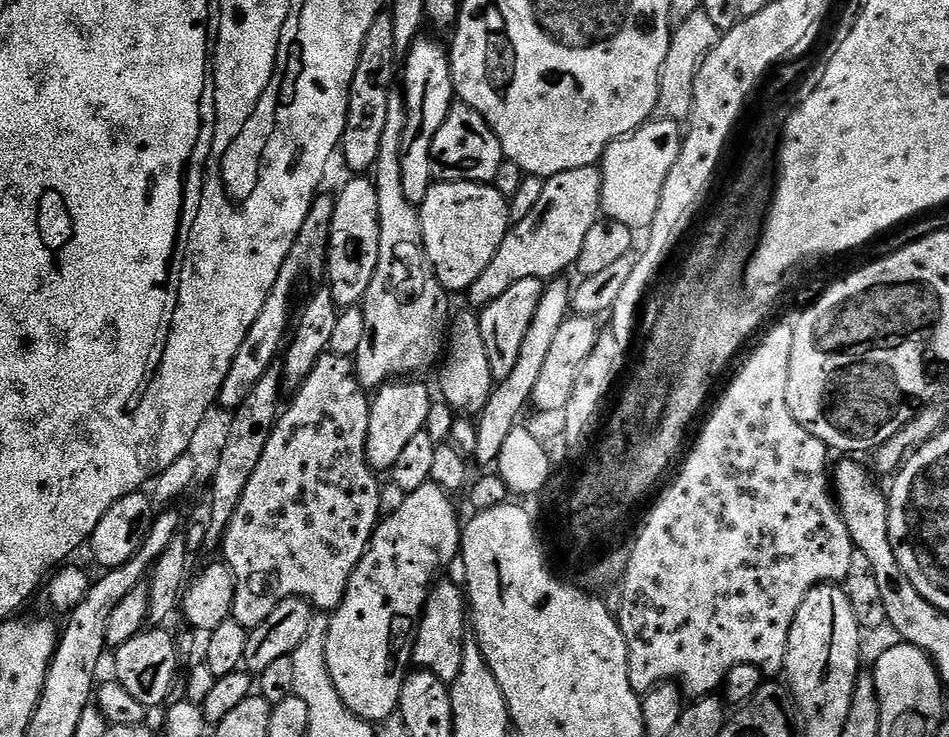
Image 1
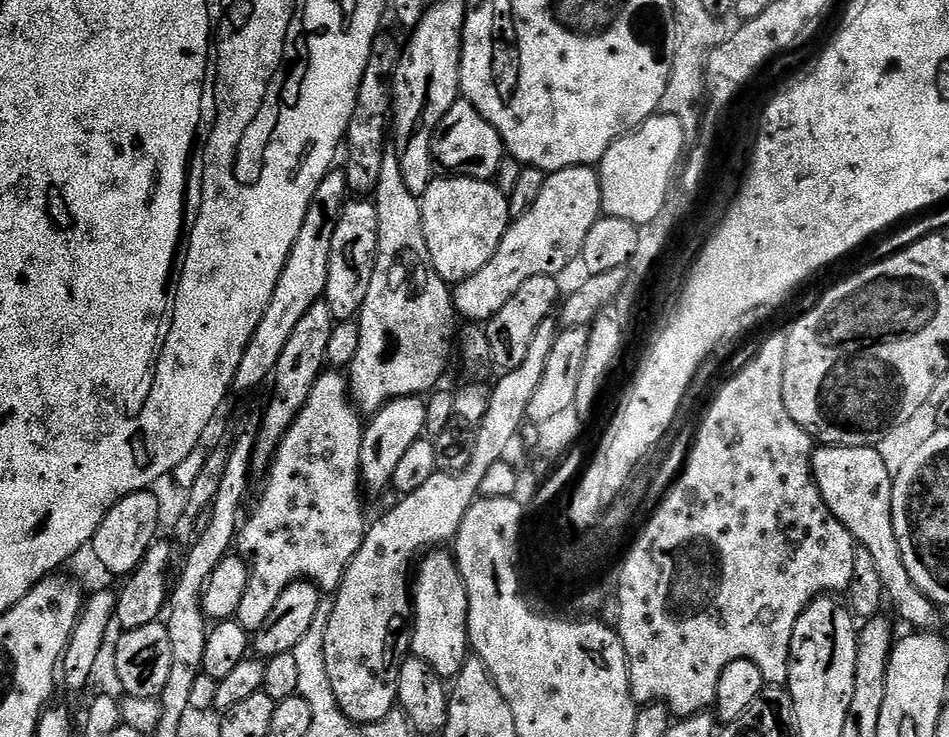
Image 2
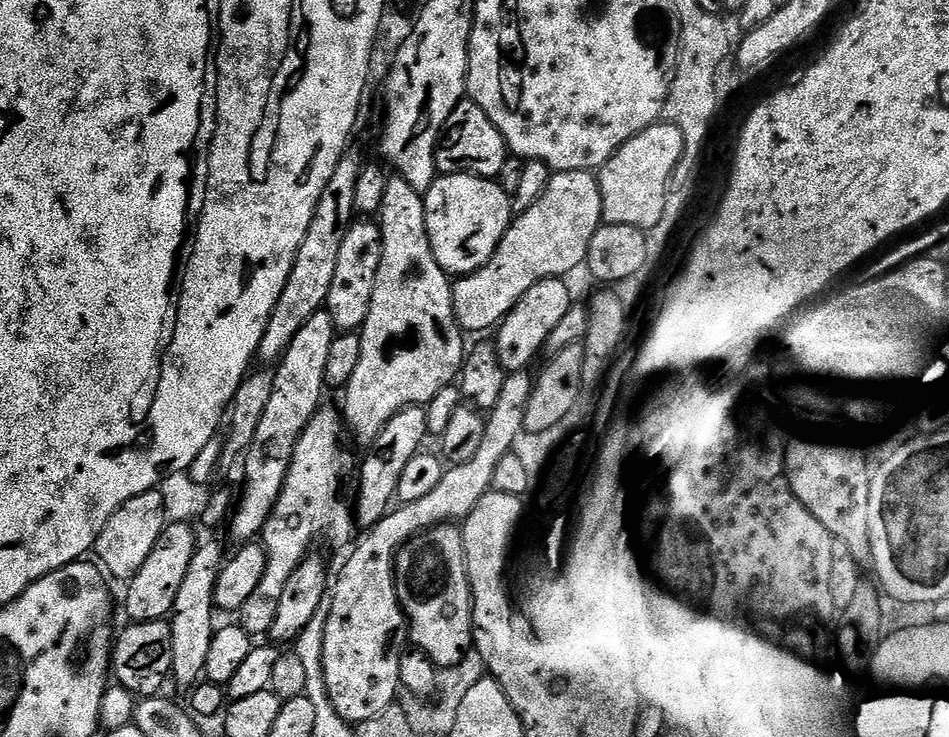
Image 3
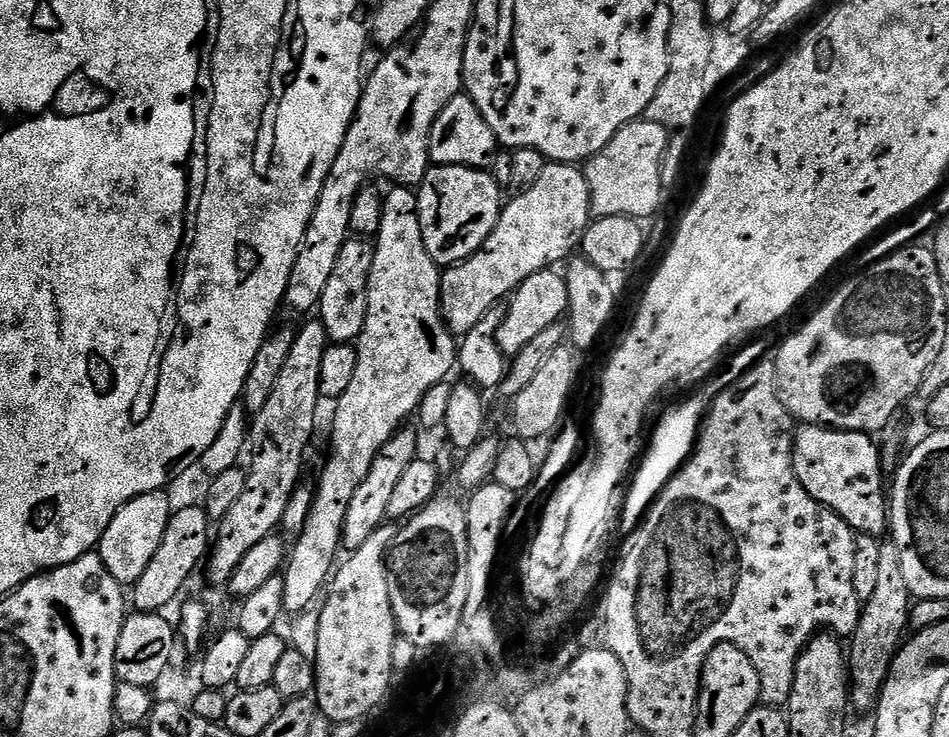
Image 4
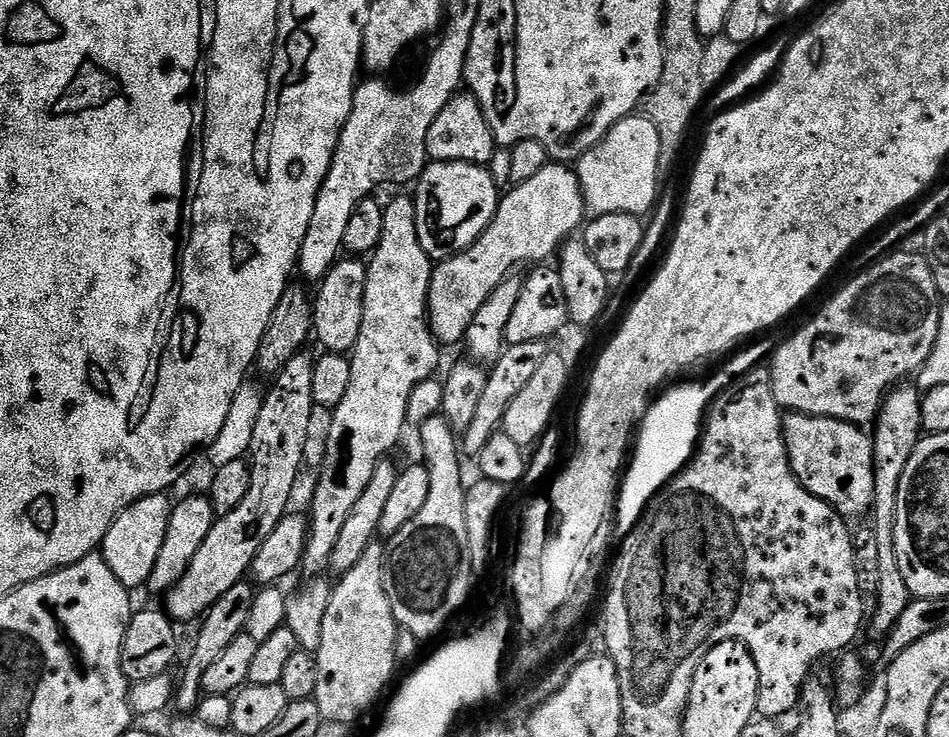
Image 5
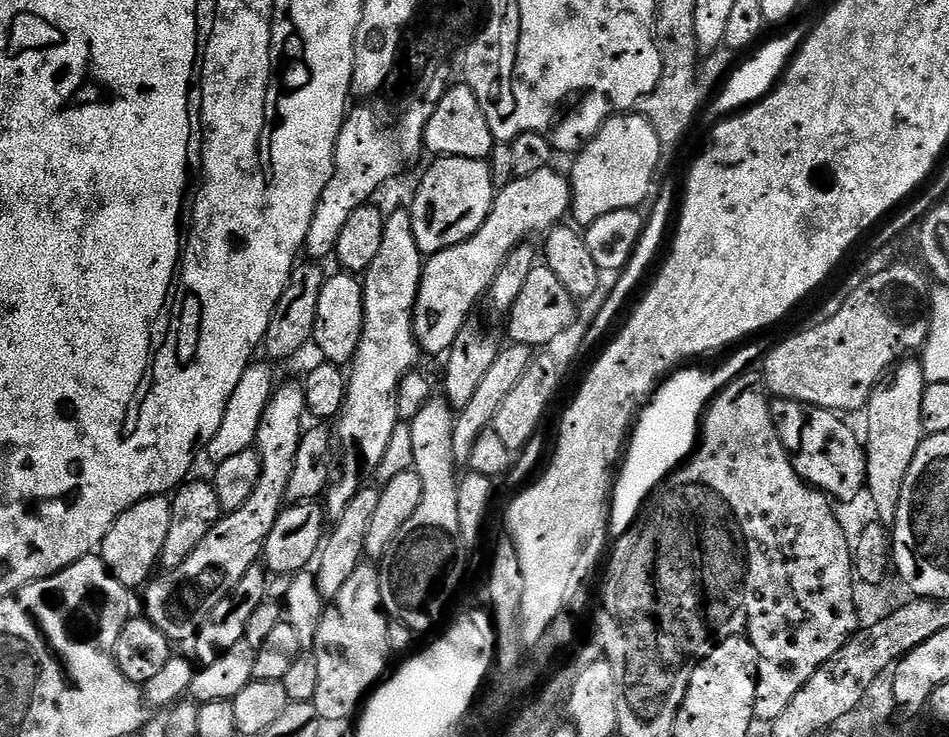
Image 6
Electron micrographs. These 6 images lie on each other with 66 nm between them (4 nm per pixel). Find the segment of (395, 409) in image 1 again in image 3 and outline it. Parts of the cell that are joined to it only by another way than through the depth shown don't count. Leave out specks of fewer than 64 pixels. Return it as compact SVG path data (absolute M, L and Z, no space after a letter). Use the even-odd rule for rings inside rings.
M423 407L404 408L398 414L394 414L394 418L390 418L390 422L386 422L386 426L382 430L382 434L378 434L378 438L372 441L367 449L368 457L360 464L360 493L356 496L356 508L354 504L354 524L357 529L367 530L373 528L382 517L389 512L396 500L396 491L398 490L398 478L402 478L402 470L406 470L410 458L414 458L420 451L424 438L429 435L427 430L427 414Z

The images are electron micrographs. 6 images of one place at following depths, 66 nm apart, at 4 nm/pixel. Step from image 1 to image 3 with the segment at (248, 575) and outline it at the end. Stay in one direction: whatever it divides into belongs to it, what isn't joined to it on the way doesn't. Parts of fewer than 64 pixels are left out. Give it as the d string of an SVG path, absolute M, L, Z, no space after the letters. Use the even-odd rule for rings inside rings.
M328 406L315 412L302 430L302 438L294 446L290 470L286 482L270 518L262 533L262 547L268 555L266 574L258 582L258 590L246 598L239 610L238 623L245 628L249 636L262 637L274 622L274 610L278 610L278 598L282 598L282 589L290 574L313 551L312 543L316 536L325 536L332 544L344 544L353 539L354 516L346 505L340 501L340 475L344 472L344 440L346 425L341 413Z

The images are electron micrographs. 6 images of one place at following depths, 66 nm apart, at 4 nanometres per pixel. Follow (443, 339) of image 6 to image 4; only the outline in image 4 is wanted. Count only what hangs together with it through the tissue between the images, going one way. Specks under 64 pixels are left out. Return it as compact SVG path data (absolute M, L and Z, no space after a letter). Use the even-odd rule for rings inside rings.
M545 163L538 182L509 201L501 207L498 222L484 245L460 264L443 269L440 313L457 338L463 338L489 310L507 301L530 274L552 268L559 260L567 261L583 245L584 231L593 219L588 179L574 164Z

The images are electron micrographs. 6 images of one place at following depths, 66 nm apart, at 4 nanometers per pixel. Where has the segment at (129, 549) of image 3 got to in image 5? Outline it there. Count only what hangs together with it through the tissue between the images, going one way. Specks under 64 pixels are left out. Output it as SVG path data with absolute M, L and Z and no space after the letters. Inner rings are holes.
M167 495L147 496L134 502L110 526L102 545L102 558L110 566L114 578L129 590L143 589L154 570L154 561L162 551L166 526L170 526L173 501Z

